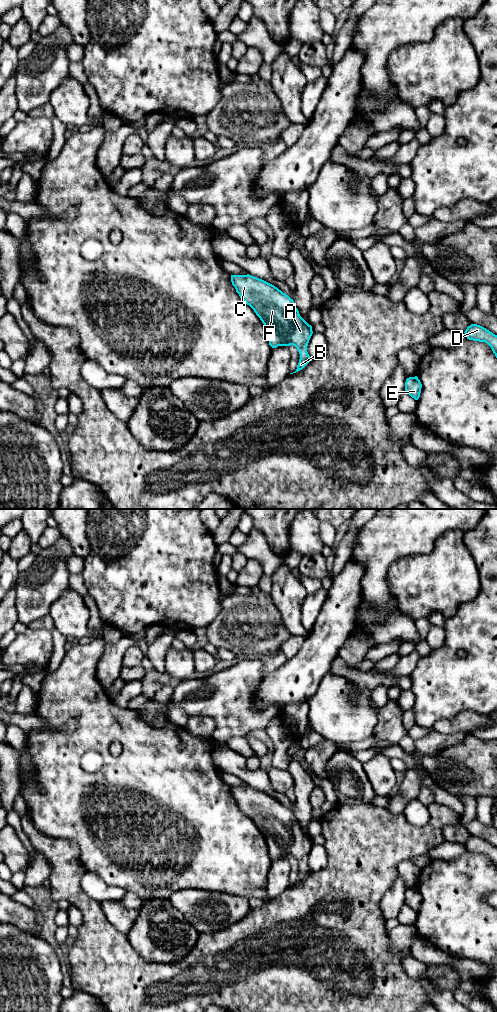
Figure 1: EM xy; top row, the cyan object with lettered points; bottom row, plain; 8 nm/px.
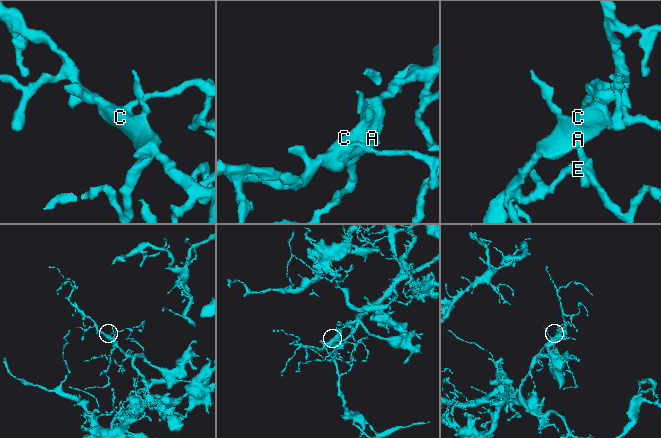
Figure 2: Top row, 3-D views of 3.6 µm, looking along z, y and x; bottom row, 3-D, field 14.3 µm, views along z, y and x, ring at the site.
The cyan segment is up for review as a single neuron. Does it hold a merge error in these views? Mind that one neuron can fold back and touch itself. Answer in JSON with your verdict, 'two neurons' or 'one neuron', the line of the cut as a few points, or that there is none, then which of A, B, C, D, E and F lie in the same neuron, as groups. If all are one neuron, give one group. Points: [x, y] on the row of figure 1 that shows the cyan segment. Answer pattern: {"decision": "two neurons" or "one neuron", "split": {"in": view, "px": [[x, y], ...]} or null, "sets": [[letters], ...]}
{"decision": "one neuron", "split": null, "sets": [["A", "B", "C", "D", "E", "F"]]}

